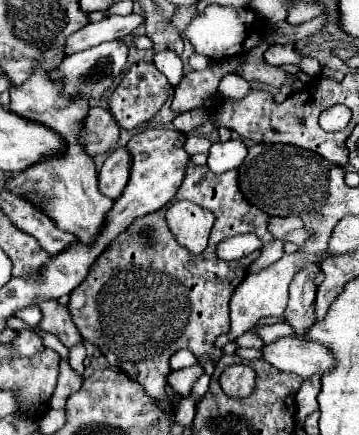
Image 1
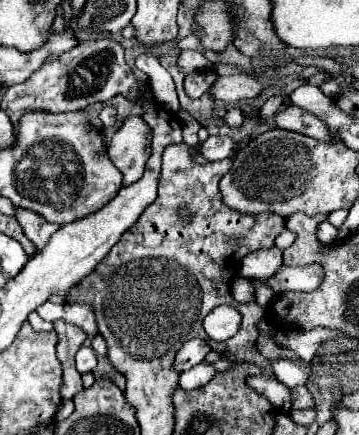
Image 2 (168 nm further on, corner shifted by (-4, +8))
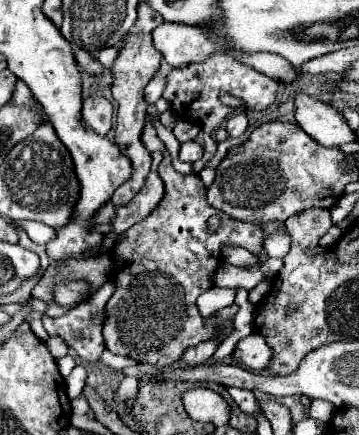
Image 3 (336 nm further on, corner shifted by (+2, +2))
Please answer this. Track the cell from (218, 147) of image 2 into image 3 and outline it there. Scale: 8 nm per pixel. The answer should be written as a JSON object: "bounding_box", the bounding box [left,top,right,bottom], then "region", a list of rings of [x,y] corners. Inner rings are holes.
{"bounding_box":[178,142,202,162],"region":[[[184,142],[180,144],[180,152],[178,152],[178,158],[182,162],[196,162],[202,158],[202,146],[198,142]]]}

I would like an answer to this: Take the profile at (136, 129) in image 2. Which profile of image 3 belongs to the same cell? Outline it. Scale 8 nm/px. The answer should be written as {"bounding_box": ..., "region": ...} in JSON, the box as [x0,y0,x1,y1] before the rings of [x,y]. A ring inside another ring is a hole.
{"bounding_box":[110,2,164,206],"region":[[[144,2],[138,4],[138,20],[134,24],[134,30],[128,32],[122,42],[124,48],[118,54],[116,62],[112,64],[110,72],[112,72],[112,96],[118,102],[118,118],[116,118],[116,142],[120,146],[120,150],[124,150],[124,154],[128,154],[132,158],[132,164],[136,166],[132,178],[120,186],[116,190],[116,194],[112,196],[112,204],[114,206],[126,206],[144,186],[148,172],[150,172],[150,152],[142,146],[140,142],[140,132],[144,128],[144,120],[148,114],[148,102],[144,98],[144,88],[150,82],[150,78],[158,72],[160,68],[160,54],[156,54],[156,50],[152,50],[152,30],[158,26],[158,22],[162,22],[164,18],[160,18],[160,14],[156,10],[152,10],[150,6],[144,6]]]}

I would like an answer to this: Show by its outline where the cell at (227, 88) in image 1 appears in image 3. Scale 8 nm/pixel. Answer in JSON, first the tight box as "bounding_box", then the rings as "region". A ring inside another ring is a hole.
{"bounding_box":[226,114,248,138],"region":[[[234,114],[234,116],[228,118],[228,122],[226,122],[228,136],[234,136],[234,138],[242,136],[246,128],[248,128],[248,118],[246,118],[244,114]]]}

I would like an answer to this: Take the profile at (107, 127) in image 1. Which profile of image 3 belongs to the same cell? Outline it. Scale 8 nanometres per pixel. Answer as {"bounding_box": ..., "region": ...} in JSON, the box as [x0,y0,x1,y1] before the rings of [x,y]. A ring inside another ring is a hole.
{"bounding_box":[82,96,112,136],"region":[[[88,96],[82,108],[84,122],[100,136],[106,136],[112,128],[112,104],[102,96]]]}

